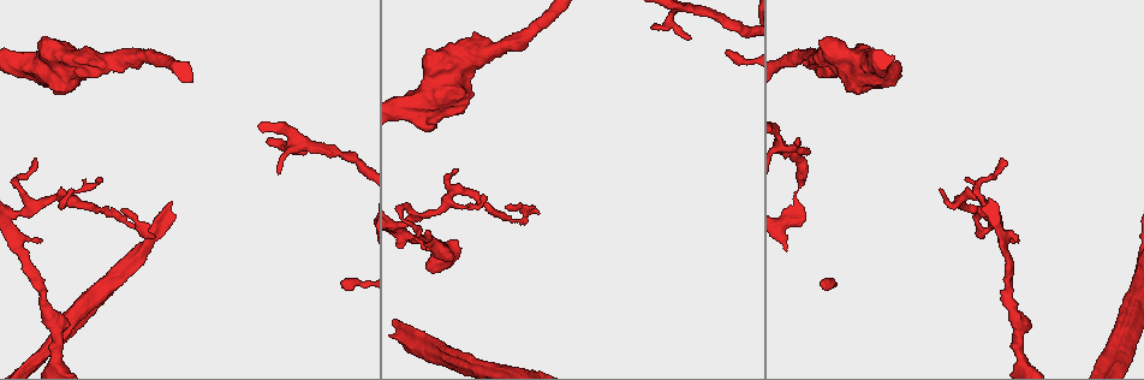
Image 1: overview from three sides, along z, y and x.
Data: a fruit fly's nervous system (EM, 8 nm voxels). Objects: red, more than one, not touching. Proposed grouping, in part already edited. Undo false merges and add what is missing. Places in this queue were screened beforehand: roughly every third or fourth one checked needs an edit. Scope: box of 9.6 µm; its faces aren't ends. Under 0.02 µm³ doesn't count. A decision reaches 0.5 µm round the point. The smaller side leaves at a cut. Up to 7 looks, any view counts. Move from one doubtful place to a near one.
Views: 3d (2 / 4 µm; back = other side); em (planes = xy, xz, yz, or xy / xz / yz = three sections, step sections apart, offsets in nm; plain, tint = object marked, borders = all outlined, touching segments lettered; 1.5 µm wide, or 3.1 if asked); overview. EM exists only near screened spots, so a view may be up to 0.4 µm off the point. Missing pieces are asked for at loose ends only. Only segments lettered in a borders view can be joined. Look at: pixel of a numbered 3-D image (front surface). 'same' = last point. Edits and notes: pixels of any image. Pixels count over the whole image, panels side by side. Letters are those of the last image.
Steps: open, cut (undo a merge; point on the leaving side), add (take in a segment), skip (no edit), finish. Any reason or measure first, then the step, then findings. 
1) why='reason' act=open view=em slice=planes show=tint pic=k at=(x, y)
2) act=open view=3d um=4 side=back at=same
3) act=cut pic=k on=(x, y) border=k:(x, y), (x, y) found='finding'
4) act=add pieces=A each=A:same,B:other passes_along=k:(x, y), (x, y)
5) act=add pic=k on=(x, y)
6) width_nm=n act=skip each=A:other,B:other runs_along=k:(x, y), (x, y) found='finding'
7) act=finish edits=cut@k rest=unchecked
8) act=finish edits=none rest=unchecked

why='stops while still wide' act=open view=em slice=xz step=8 show=borders pic=1 at=(436, 127)

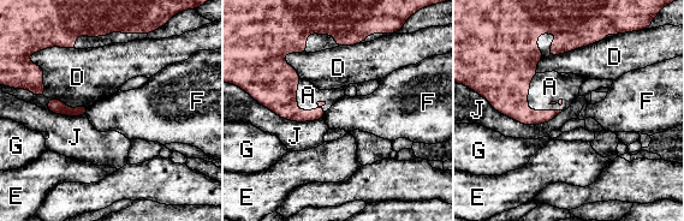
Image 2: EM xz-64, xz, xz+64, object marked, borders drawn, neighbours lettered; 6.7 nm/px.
longest_contact=J:500nm act=add pieces=A each=A:same,D:other,E:other,F:other,G:other,J:other found='the cell continues'

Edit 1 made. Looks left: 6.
why='branch stops here' act=open view=3d um=2 side=back pic=1 at=(417, 234)

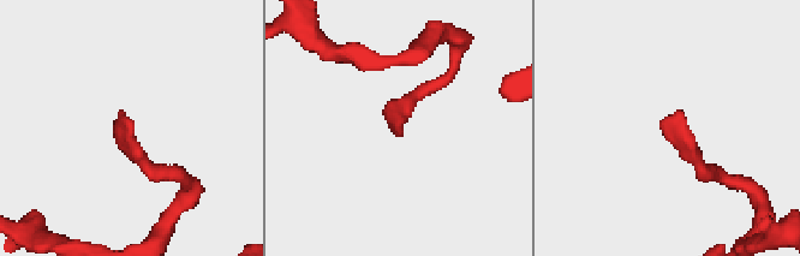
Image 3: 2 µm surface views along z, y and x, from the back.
act=open view=em slice=yz step=4 show=tint pic=3 at=(391, 126)

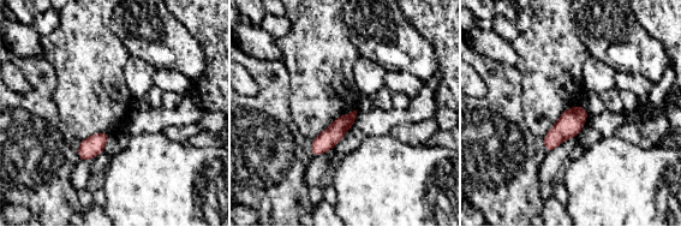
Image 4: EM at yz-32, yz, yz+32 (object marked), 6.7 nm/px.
why='another direction' act=open view=em slice=xz step=8 show=borders at=same

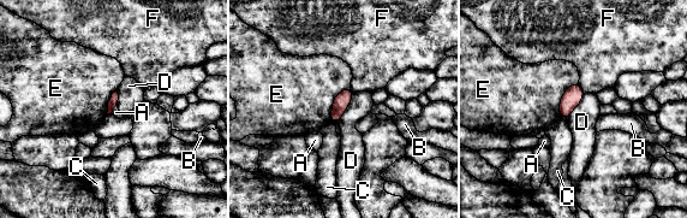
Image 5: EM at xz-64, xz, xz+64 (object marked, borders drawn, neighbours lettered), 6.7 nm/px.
act=skip each=A:other,B:other,C:other,D:other,E:other,F:other border=5:(353, 93), (350, 105), (338, 123) found='none of them fits'

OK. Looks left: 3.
why='a fork' act=open view=em slice=xy step=4 show=borders pic=1 at=(47, 344)

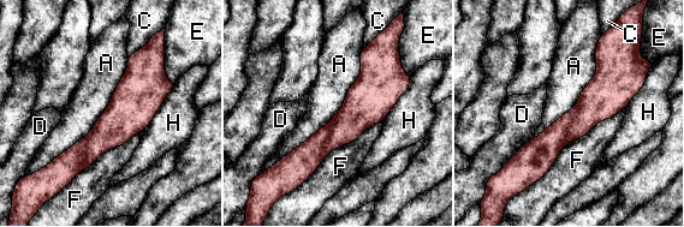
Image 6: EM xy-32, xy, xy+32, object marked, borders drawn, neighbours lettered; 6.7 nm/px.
why='another direction' act=open view=em slice=planes show=borders at=same

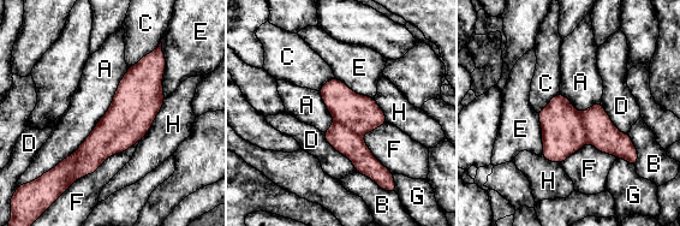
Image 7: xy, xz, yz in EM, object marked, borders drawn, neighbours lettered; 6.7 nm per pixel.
width_nm=280 act=cut pic=7 on=(52, 184) each=A:other,B:other,C:other,D:other,E:other,F:other,G:other,H:other border=7:(75, 153), (75, 170), (71, 182) found='two cells meet here'

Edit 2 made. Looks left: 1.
act=finish edits=add@2,cut@7 rest=unchecked

